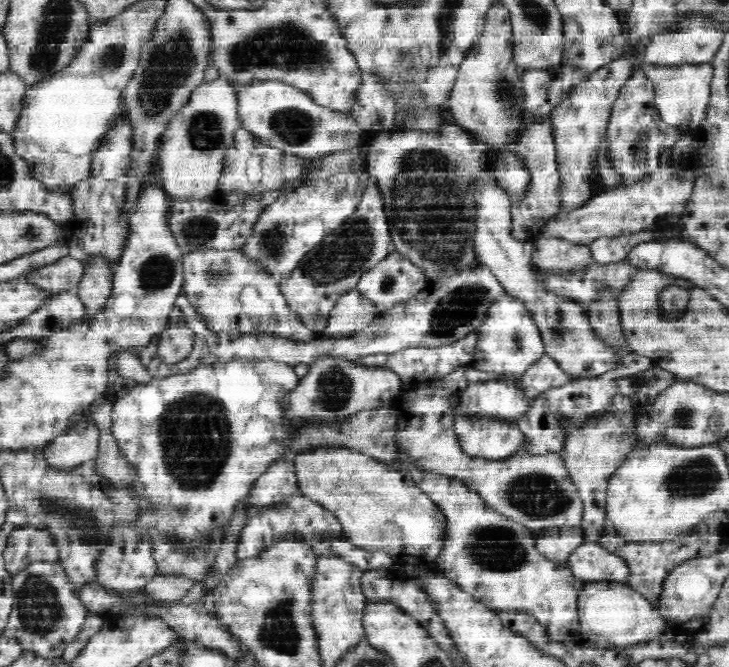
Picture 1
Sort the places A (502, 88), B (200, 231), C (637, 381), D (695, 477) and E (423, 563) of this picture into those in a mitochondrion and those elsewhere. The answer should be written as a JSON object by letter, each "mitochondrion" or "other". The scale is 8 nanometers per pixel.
{"A":"mitochondrion","B":"mitochondrion","C":"other","D":"mitochondrion","E":"other"}

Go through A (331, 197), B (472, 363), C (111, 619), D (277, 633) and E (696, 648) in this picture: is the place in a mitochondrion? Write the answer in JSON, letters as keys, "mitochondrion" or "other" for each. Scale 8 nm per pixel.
{"A":"other","B":"other","C":"other","D":"mitochondrion","E":"other"}

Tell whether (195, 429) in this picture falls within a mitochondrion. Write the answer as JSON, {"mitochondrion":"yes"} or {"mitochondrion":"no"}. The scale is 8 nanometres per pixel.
{"mitochondrion":"yes"}

